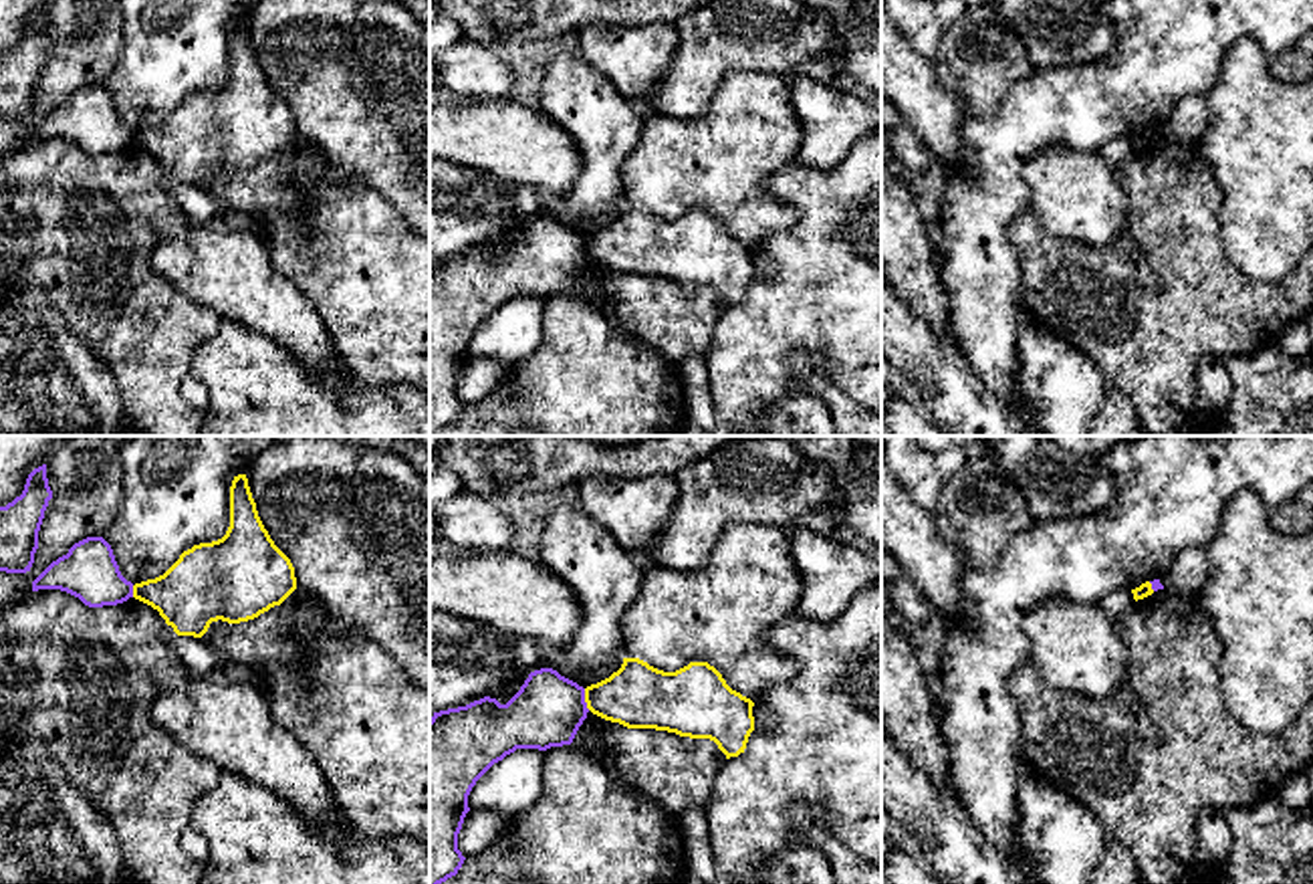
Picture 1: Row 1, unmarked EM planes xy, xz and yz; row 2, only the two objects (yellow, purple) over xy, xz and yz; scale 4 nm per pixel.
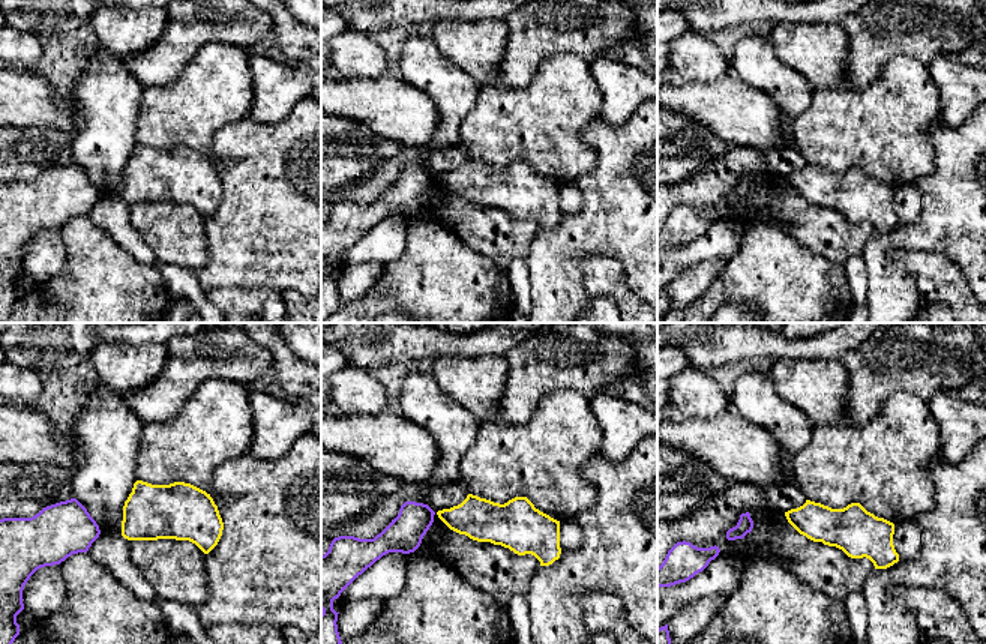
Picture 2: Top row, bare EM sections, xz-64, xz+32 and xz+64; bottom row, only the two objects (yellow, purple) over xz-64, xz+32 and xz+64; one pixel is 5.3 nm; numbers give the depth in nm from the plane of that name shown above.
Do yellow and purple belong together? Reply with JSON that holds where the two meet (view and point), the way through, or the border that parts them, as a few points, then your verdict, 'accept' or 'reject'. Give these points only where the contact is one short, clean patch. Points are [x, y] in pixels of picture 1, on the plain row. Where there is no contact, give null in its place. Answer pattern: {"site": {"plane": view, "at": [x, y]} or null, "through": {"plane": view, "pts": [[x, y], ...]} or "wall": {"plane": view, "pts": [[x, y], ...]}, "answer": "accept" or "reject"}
{"site": {"plane": "xz", "at": [585, 247]}, "wall": {"plane": "xz", "pts": [[583, 237], [583, 249], [589, 257]]}, "answer": "reject"}

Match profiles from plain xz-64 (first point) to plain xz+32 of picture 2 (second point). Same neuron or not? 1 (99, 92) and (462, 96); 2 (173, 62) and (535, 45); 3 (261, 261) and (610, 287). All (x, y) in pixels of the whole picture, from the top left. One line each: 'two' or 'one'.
1: one
2: one
3: two

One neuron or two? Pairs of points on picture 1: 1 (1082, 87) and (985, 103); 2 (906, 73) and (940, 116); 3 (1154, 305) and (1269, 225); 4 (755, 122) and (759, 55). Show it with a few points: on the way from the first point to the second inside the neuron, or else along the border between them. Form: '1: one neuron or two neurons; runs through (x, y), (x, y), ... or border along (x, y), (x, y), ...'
1: two neurons; border along (1035, 69), (1009, 91), (991, 116), (971, 118)
2: one neuron; runs through (910, 83), (930, 105)
3: two neurons; border along (1221, 208), (1225, 255), (1247, 275), (1267, 281)
4: two neurons; border along (789, 81), (773, 73), (729, 71), (714, 93)

